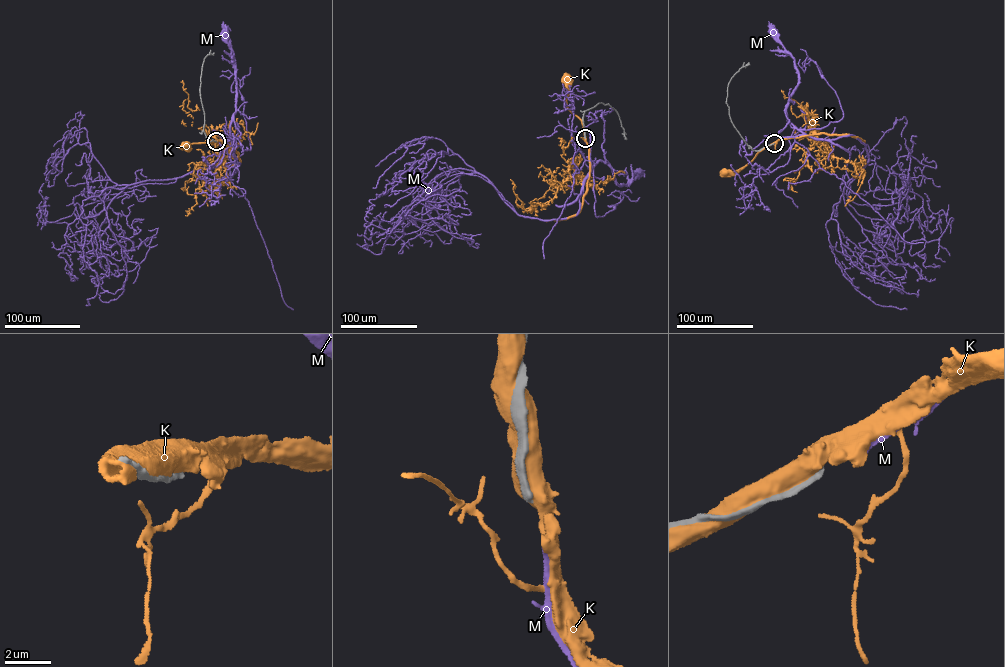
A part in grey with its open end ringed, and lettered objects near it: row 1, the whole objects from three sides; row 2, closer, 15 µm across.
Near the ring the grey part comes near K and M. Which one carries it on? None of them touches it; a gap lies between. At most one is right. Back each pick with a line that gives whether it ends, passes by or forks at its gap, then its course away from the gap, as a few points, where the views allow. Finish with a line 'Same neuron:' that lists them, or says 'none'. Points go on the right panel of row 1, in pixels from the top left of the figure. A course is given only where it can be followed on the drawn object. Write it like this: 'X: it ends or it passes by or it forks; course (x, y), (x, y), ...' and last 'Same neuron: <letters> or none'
M: it ends; course (775, 142), (790, 137), (794, 129), (786, 110), (798, 74), (794, 59), (772, 33)
Same neuron: M

